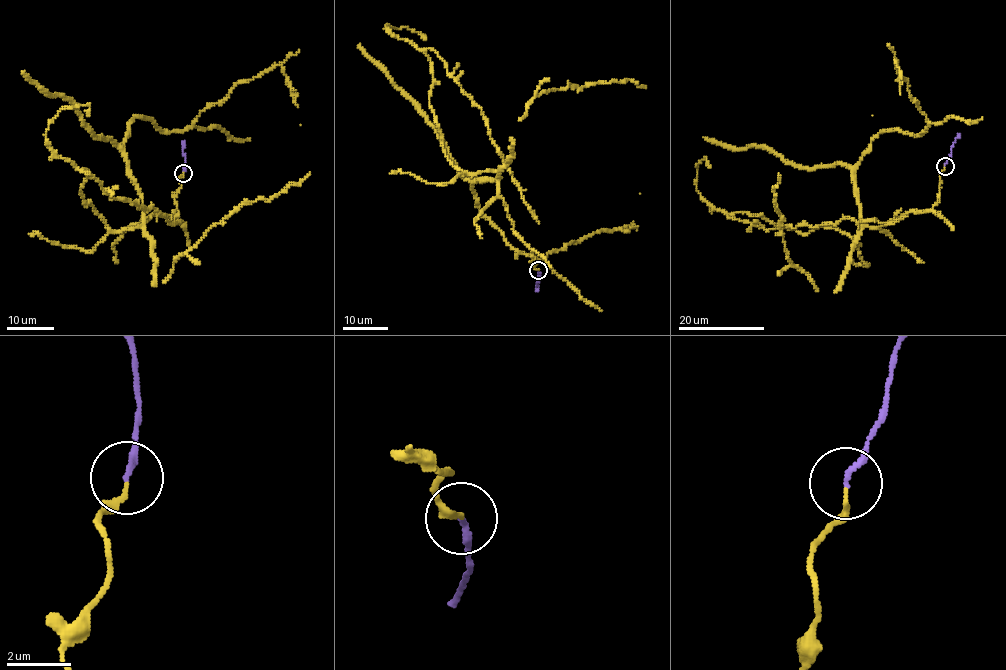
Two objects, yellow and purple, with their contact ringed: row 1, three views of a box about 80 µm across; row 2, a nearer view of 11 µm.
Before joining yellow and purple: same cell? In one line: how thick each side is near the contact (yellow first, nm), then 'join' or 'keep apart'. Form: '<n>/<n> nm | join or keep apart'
160/170 nm | join

